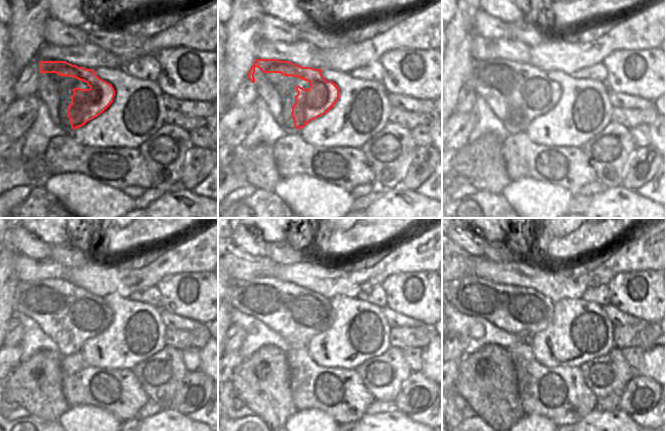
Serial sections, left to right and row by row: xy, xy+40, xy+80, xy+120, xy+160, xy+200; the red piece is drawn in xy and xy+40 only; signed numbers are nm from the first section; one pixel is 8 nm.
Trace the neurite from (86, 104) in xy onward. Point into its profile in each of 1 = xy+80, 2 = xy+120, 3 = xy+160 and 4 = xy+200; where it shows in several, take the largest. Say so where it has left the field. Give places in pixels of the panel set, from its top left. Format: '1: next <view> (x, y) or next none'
1: next xy+80 (537, 100)
2: next xy+120 (90, 315)
3: next xy+160 (313, 313)
4: next xy+200 (535, 310)

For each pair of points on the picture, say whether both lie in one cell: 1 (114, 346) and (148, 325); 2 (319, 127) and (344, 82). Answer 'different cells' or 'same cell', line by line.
1: same cell
2: same cell

